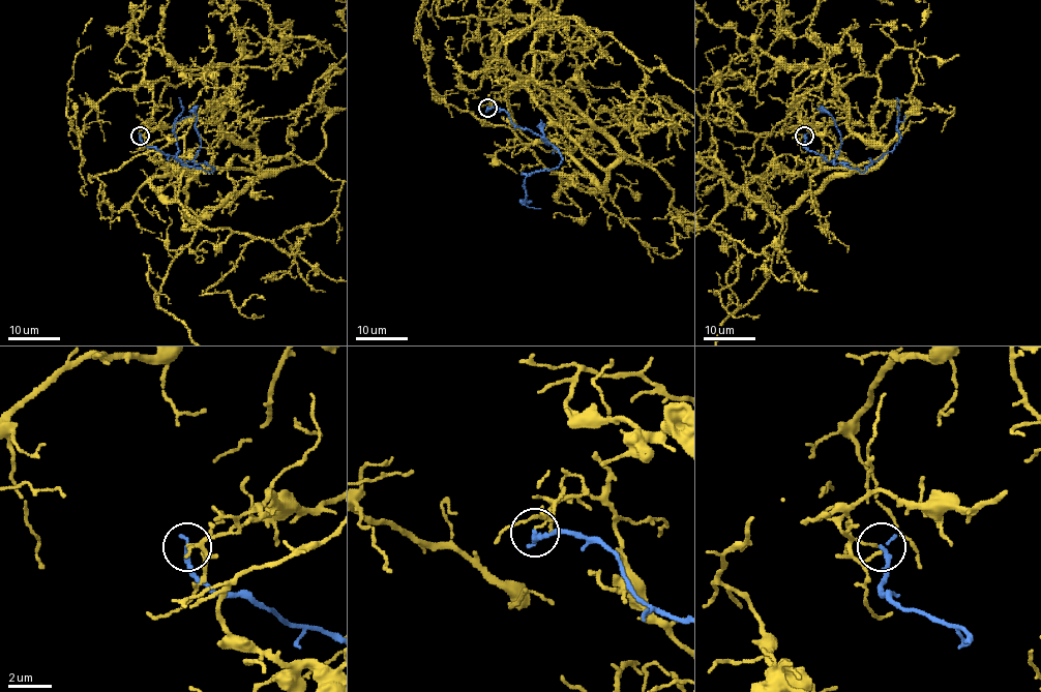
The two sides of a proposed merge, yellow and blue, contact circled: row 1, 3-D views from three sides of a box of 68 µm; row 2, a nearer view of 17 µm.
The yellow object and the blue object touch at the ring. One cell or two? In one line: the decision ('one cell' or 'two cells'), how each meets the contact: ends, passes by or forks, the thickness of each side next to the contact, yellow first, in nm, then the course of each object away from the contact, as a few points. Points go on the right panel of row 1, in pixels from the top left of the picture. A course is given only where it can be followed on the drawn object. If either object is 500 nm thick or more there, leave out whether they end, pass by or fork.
two cells | yellow ends | blue ends | 110/240 nm | yellow via (803, 136), (850, 109), (850, 129), (885, 155), (781, 219), (764, 287), (720, 326) | blue via (804, 136), (804, 146), (828, 161), (843, 163), (862, 173), (891, 151), (899, 139), (896, 97)

